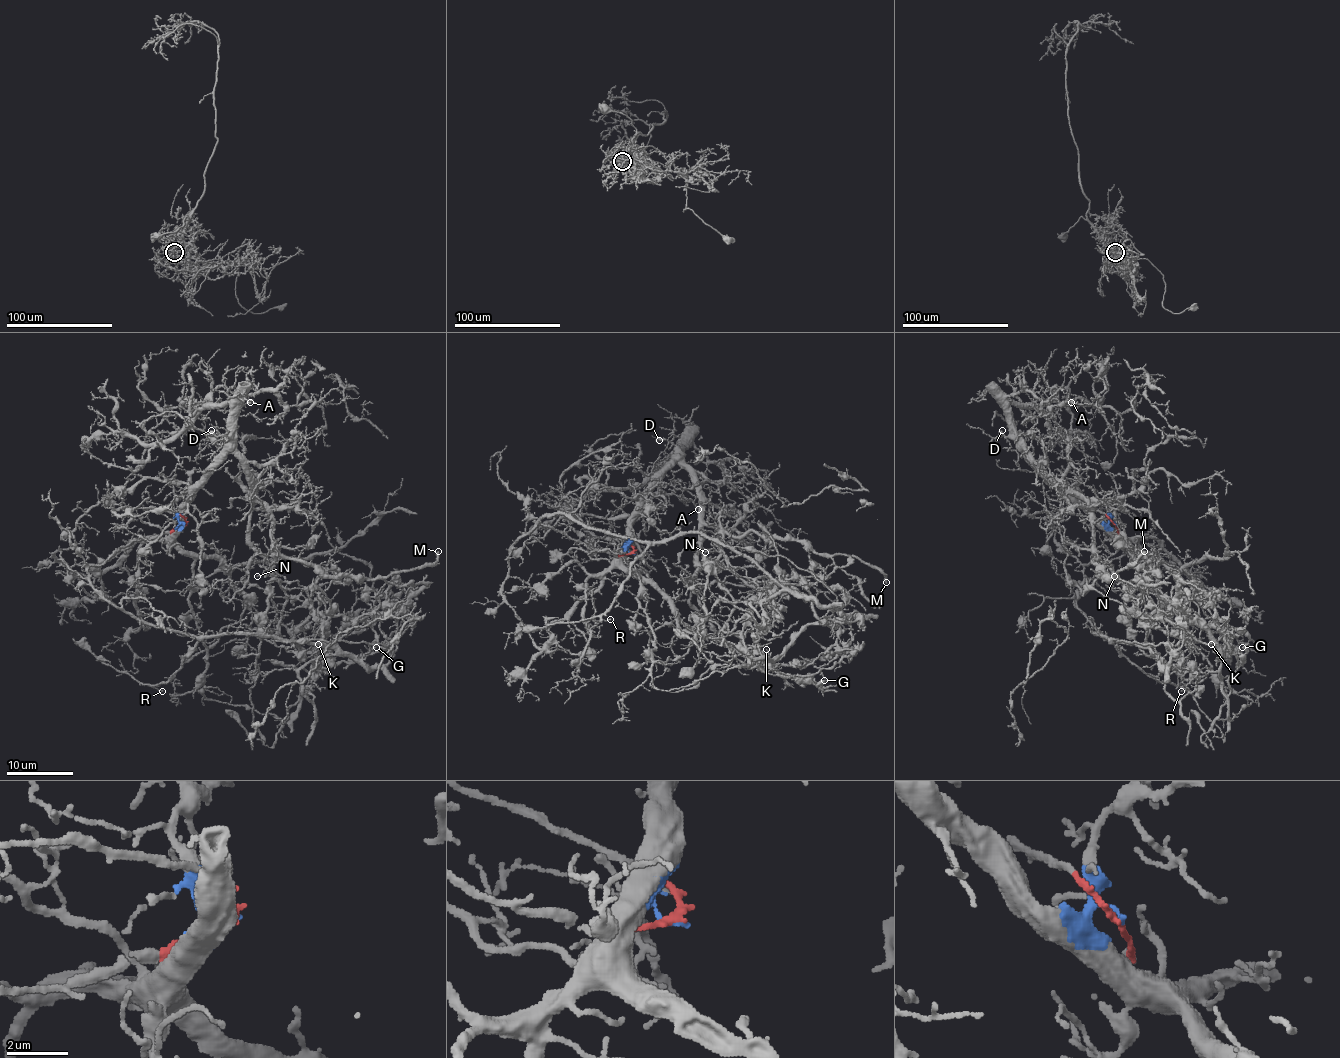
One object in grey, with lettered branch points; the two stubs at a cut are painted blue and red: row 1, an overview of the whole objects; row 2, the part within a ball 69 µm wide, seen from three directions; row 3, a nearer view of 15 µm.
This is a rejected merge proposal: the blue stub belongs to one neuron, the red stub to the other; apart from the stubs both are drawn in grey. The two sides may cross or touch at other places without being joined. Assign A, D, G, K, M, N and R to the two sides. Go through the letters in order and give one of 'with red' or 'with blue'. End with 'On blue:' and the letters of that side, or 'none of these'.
A: with blue
D: with blue
G: with red
K: with red
M: with blue
N: with blue
R: with red
On blue: A, D, M, N

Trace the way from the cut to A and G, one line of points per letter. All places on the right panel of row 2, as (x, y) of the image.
A: (1114, 525), (1100, 523), (1025, 448), (1008, 407), (1045, 403), (1055, 387), (1053, 397), (1063, 403), (1071, 402)
G: (1114, 525), (1078, 590), (1076, 605), (1103, 636), (1095, 633), (1226, 680), (1243, 646)

